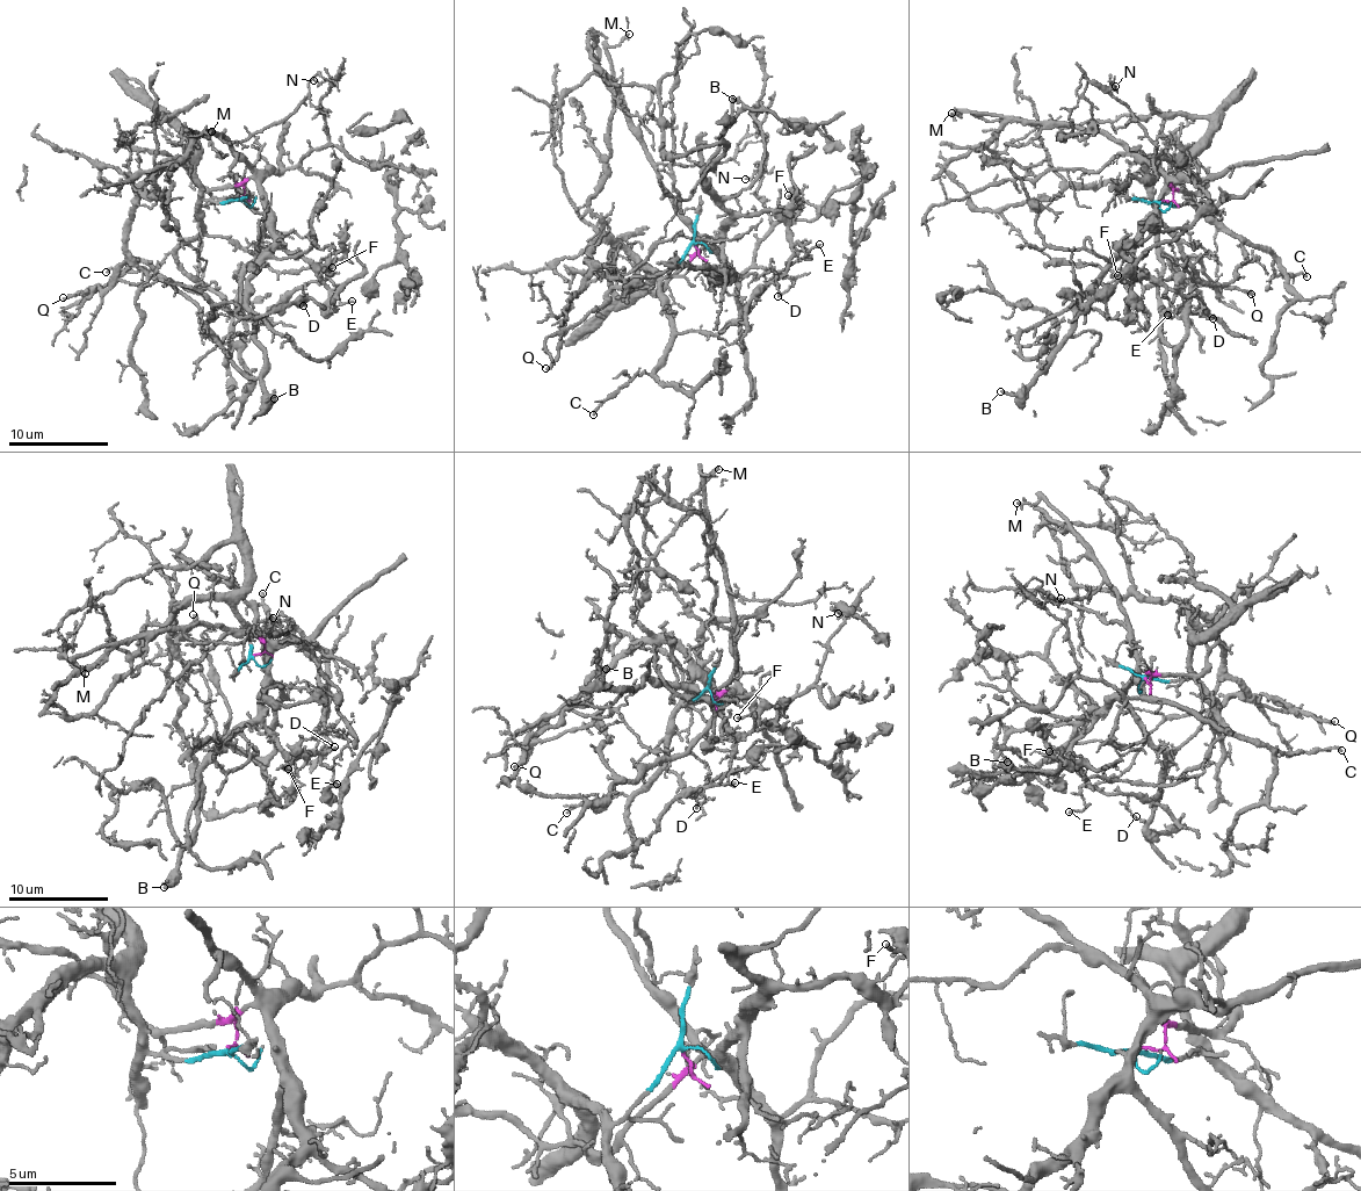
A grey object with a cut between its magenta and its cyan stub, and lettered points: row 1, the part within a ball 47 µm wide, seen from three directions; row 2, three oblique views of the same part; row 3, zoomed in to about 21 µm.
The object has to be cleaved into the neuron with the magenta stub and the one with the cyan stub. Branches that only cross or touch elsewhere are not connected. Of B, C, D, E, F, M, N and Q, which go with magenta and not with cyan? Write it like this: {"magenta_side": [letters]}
{"magenta_side": ["B", "D", "E", "F", "M", "N"]}

